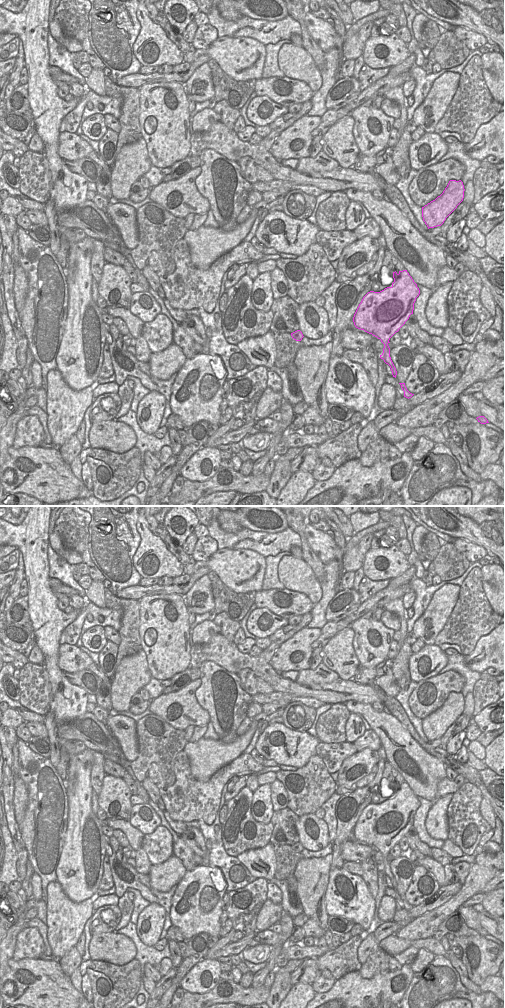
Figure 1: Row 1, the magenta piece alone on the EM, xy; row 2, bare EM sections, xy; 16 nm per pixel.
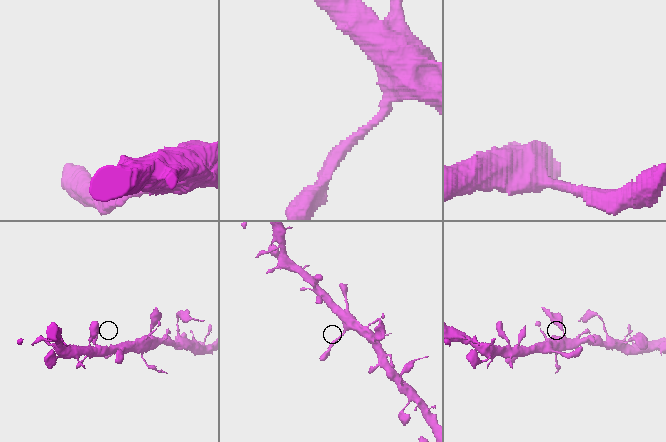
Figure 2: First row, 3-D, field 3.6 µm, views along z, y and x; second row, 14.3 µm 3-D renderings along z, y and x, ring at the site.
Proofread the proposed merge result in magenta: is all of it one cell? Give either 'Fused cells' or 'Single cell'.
Fused cells

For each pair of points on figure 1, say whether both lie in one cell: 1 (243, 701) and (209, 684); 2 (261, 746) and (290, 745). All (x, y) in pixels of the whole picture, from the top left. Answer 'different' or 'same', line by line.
1: same
2: same

